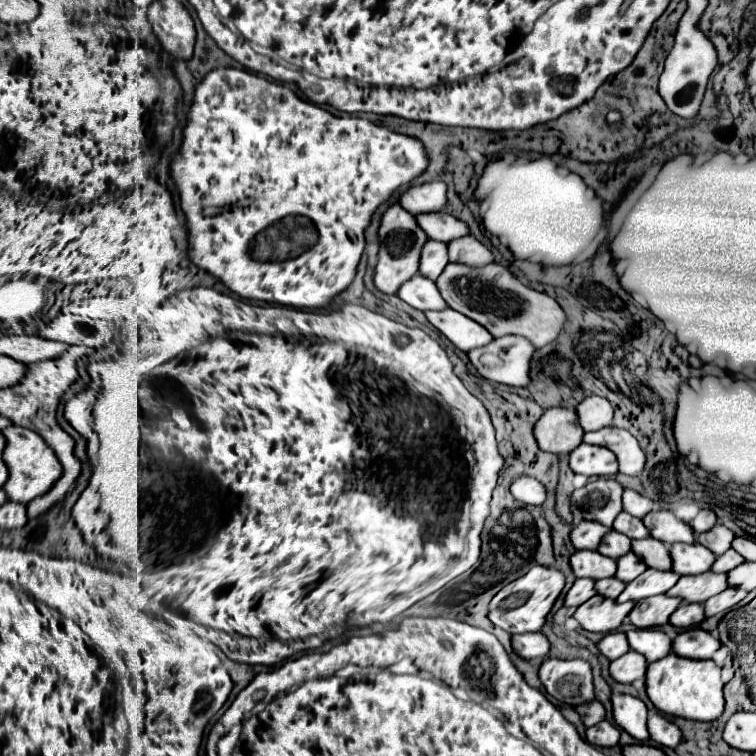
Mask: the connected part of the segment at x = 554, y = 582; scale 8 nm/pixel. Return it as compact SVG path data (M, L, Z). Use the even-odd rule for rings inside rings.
M534 566L530 572L520 576L518 580L504 586L490 602L490 614L488 618L502 630L510 634L522 634L522 632L540 632L546 624L546 616L552 610L556 598L560 596L564 588L564 574L556 568L548 566Z

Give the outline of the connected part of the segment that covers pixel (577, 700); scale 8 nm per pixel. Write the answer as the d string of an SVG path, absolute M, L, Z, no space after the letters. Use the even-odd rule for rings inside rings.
M546 658L540 666L540 680L558 702L578 706L594 700L592 668L586 660Z

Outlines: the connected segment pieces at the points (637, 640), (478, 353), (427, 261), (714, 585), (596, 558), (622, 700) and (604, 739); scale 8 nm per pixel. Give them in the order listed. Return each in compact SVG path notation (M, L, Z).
M644 628L644 630L630 630L626 632L630 648L644 654L650 662L660 660L672 652L672 638L656 628Z
M504 336L492 340L484 348L468 352L470 362L482 378L488 378L506 386L528 386L530 384L530 362L536 348L522 336Z
M428 240L428 244L424 244L420 274L428 276L430 280L436 280L444 272L448 262L450 262L448 260L448 246L438 240Z
M712 570L696 576L682 576L676 588L668 590L668 596L678 596L684 602L706 602L710 596L716 596L728 588L728 576L716 574Z
M576 550L570 558L576 578L610 578L616 574L616 560L602 556L596 550Z
M614 694L612 696L612 712L614 720L620 728L624 728L630 736L634 736L640 742L648 742L648 726L646 726L646 704L630 694Z
M608 720L586 730L586 740L594 746L616 746L620 740L620 730Z

